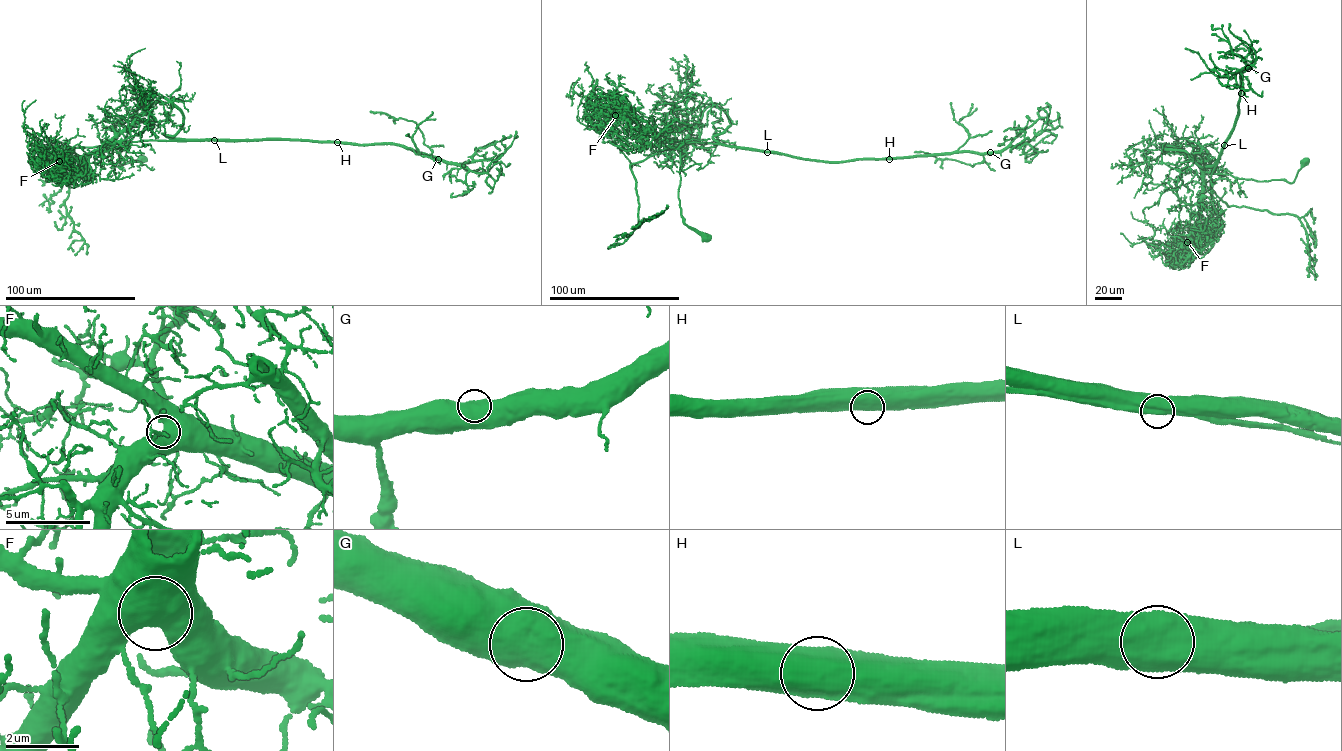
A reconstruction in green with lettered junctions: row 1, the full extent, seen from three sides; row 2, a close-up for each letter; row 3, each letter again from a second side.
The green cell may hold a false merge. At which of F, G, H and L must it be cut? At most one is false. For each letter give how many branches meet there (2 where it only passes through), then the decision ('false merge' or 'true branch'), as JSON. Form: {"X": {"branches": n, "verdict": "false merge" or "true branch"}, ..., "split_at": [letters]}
{"F": {"branches": 1, "verdict": "true branch"}, "G": {"branches": 1, "verdict": "true branch"}, "H": {"branches": 1, "verdict": "true branch"}, "L": {"branches": 1, "verdict": "false merge"}, "split_at": ["L"]}

